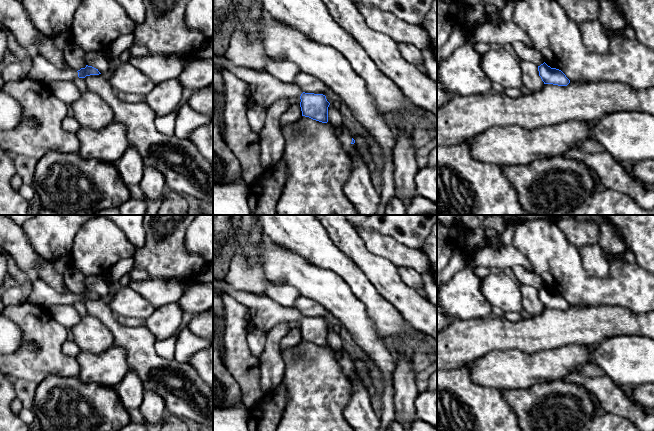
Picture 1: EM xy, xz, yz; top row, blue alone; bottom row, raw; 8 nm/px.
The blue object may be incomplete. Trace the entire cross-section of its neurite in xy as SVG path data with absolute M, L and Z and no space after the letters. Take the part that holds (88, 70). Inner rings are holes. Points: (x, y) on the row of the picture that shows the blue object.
M33 55L32 68L27 77L48 85L53 81L74 81L77 77L85 78L99 74L101 73L98 69L88 65L78 71L72 68L59 69L43 56Z

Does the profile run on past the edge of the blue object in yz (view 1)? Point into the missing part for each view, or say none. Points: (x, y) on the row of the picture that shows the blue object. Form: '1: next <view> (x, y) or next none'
1: next none

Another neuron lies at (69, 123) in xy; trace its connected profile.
M66 116L62 121L62 127L71 133L76 133L80 129L80 124L73 116Z

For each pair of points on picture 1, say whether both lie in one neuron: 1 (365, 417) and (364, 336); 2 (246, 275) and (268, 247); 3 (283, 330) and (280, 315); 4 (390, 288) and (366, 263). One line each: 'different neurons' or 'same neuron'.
1: different neurons
2: different neurons
3: different neurons
4: same neuron

